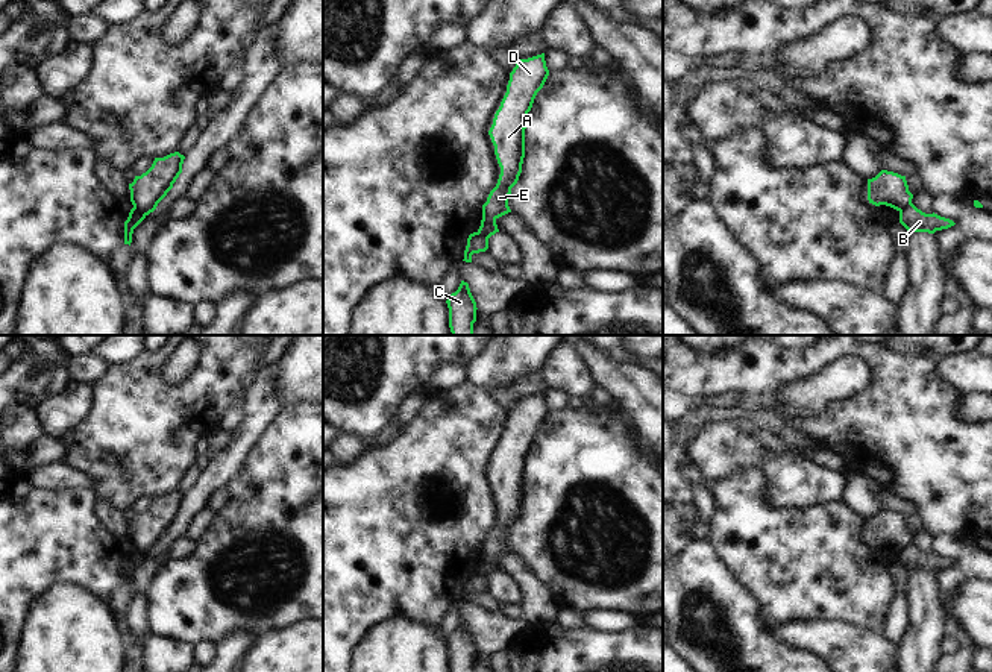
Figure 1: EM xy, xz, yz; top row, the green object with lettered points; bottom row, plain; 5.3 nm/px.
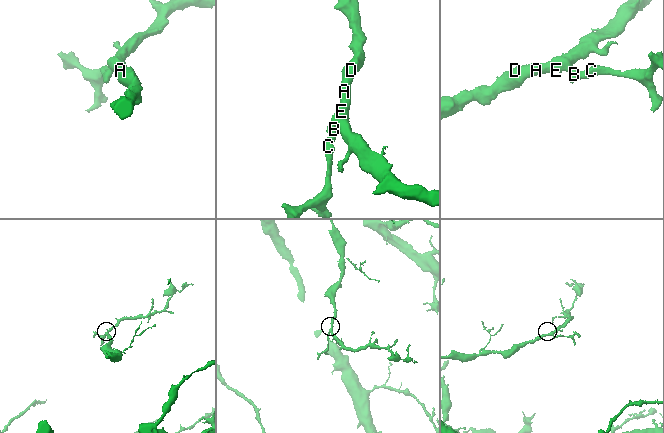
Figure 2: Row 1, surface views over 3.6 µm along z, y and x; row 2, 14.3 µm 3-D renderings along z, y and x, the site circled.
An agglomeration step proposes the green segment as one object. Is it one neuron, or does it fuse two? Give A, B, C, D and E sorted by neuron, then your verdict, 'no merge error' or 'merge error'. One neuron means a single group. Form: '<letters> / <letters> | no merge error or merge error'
A D E / B C | merge error

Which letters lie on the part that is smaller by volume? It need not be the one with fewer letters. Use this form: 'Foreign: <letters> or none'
Foreign: B, C

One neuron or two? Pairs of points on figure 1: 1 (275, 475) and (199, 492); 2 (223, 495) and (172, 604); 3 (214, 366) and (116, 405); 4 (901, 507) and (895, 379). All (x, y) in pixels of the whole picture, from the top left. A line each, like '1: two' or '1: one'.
1: two
2: two
3: one
4: two

